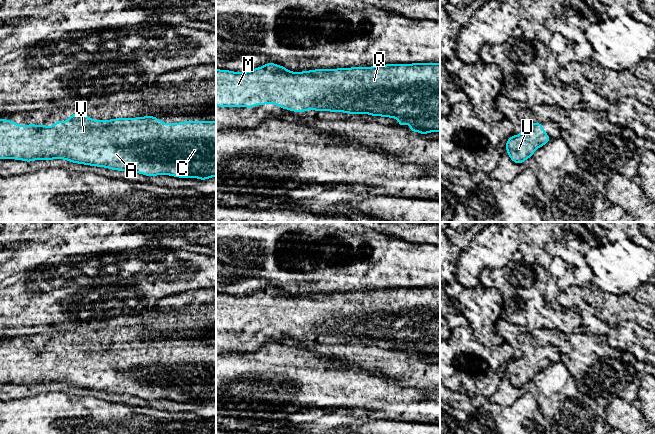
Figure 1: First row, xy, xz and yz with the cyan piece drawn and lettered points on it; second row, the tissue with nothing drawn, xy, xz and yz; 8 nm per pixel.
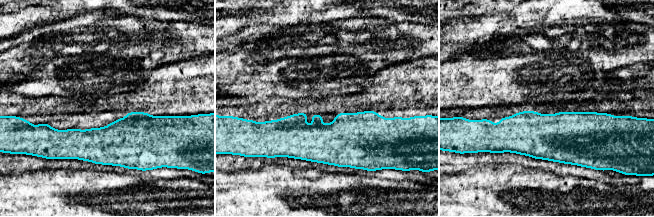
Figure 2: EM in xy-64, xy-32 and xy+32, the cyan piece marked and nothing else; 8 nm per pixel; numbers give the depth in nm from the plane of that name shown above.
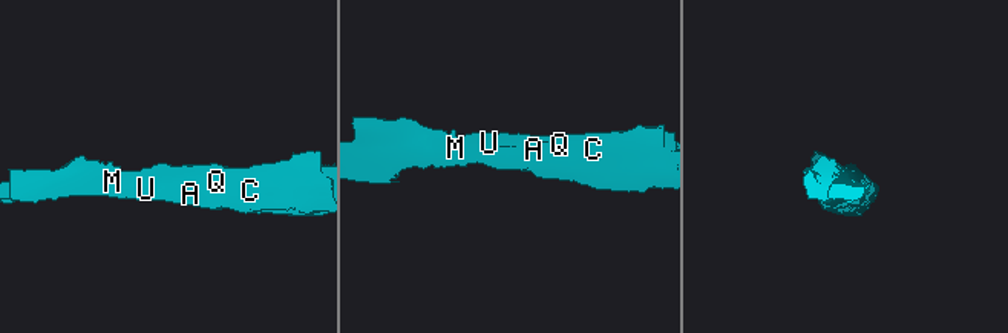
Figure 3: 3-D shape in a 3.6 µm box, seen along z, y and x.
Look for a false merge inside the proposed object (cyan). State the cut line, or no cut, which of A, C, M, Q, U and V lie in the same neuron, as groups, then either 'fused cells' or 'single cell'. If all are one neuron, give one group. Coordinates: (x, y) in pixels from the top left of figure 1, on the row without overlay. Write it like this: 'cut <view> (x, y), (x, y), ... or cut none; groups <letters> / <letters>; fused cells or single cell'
cut none; groups A C M Q U V; single cell

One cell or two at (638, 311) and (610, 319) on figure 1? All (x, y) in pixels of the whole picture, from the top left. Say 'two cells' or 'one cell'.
one cell

